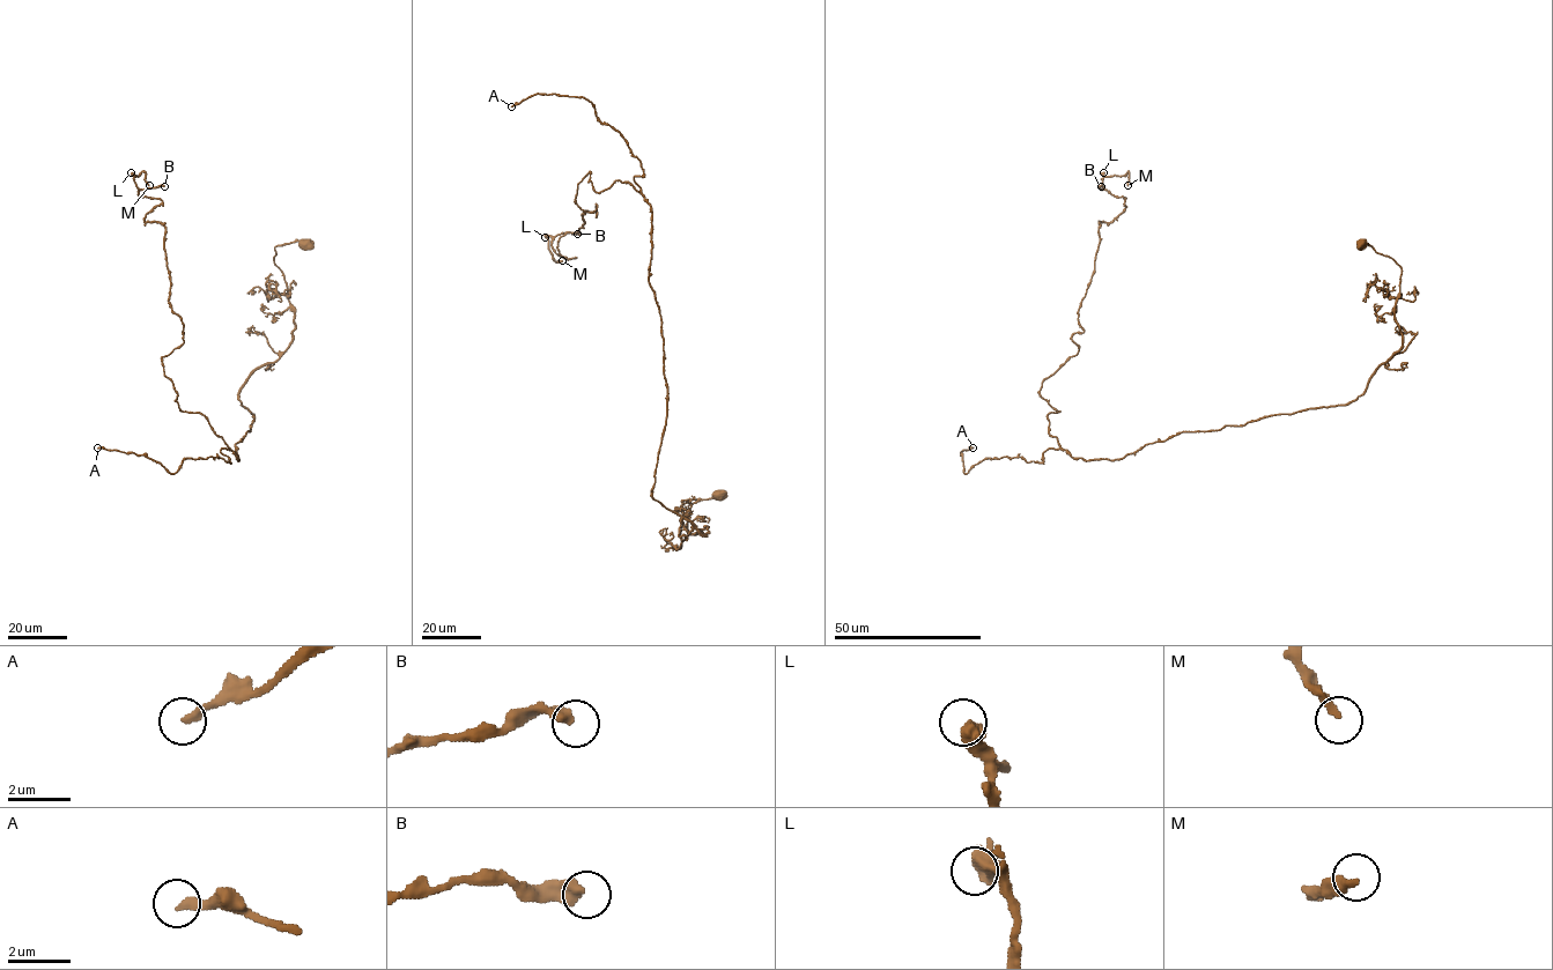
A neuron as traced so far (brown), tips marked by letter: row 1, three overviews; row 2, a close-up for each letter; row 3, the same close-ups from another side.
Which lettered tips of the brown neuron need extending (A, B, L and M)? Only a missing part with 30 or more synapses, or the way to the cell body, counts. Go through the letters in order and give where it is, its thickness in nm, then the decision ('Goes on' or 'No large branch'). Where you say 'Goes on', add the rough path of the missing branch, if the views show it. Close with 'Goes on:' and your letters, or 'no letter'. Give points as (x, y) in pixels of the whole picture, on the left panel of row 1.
A: Place: (97, 448). Thickness 280 nm. Goes on. Course of what is missing: (97, 448), (80, 449), (73, 459), (74, 469), (50, 471), (38, 483), (14, 483), (31, 500), (31, 506)
B: Place: (164, 186). Thickness 380 nm. No large branch
L: Place: (131, 172). Thickness 480 nm. No large branch
M: Place: (149, 185). Thickness 240 nm. No large branch
Goes on: A

